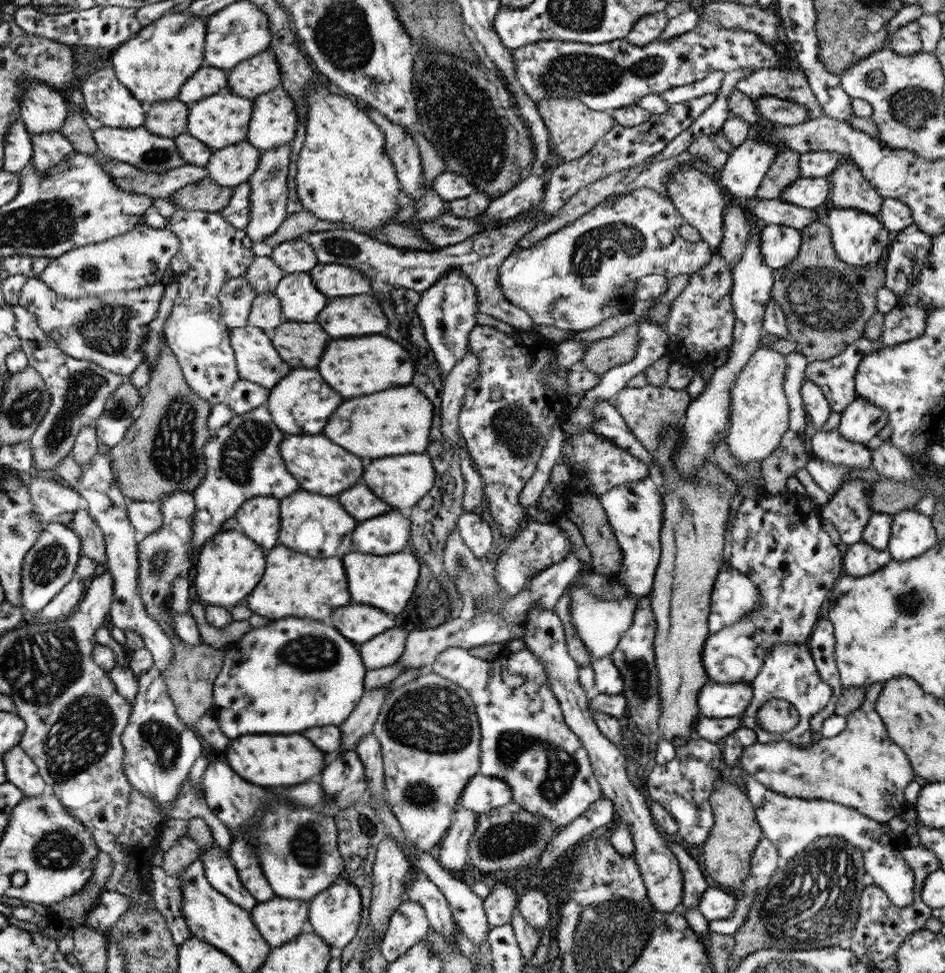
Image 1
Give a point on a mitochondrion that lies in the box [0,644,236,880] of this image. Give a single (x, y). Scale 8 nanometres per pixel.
(57, 849)

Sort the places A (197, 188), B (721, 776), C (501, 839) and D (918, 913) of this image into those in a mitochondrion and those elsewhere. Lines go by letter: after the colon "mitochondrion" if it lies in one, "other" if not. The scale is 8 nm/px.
A: other
B: other
C: mitochondrion
D: other

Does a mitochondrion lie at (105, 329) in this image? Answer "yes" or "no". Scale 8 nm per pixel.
yes

